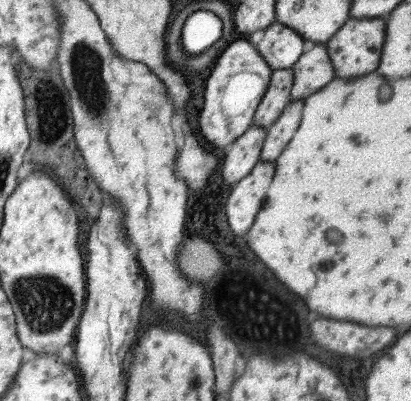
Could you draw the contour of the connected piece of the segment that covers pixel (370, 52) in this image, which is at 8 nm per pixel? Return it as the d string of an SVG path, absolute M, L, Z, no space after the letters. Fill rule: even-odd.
M349 17L345 23L327 40L325 49L333 72L340 79L350 79L365 75L371 70L375 71L379 64L379 54L381 54L381 44L383 44L383 30L385 30L385 20L383 18L355 18Z

